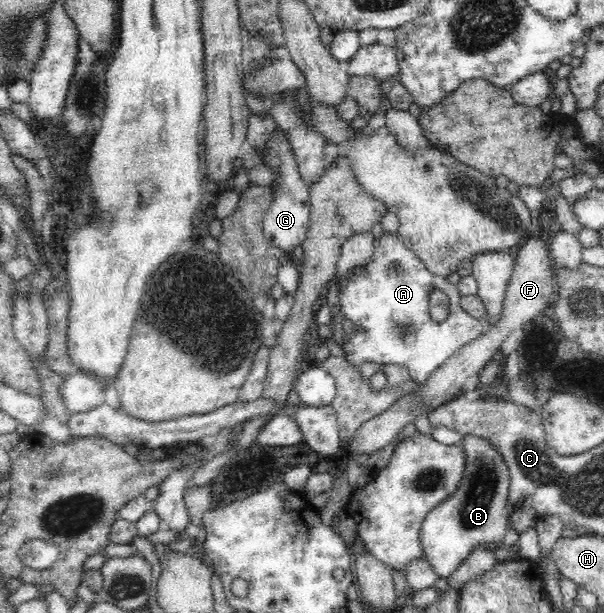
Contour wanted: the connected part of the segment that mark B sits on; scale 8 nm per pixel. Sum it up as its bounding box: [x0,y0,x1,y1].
[420,434,511,578]

